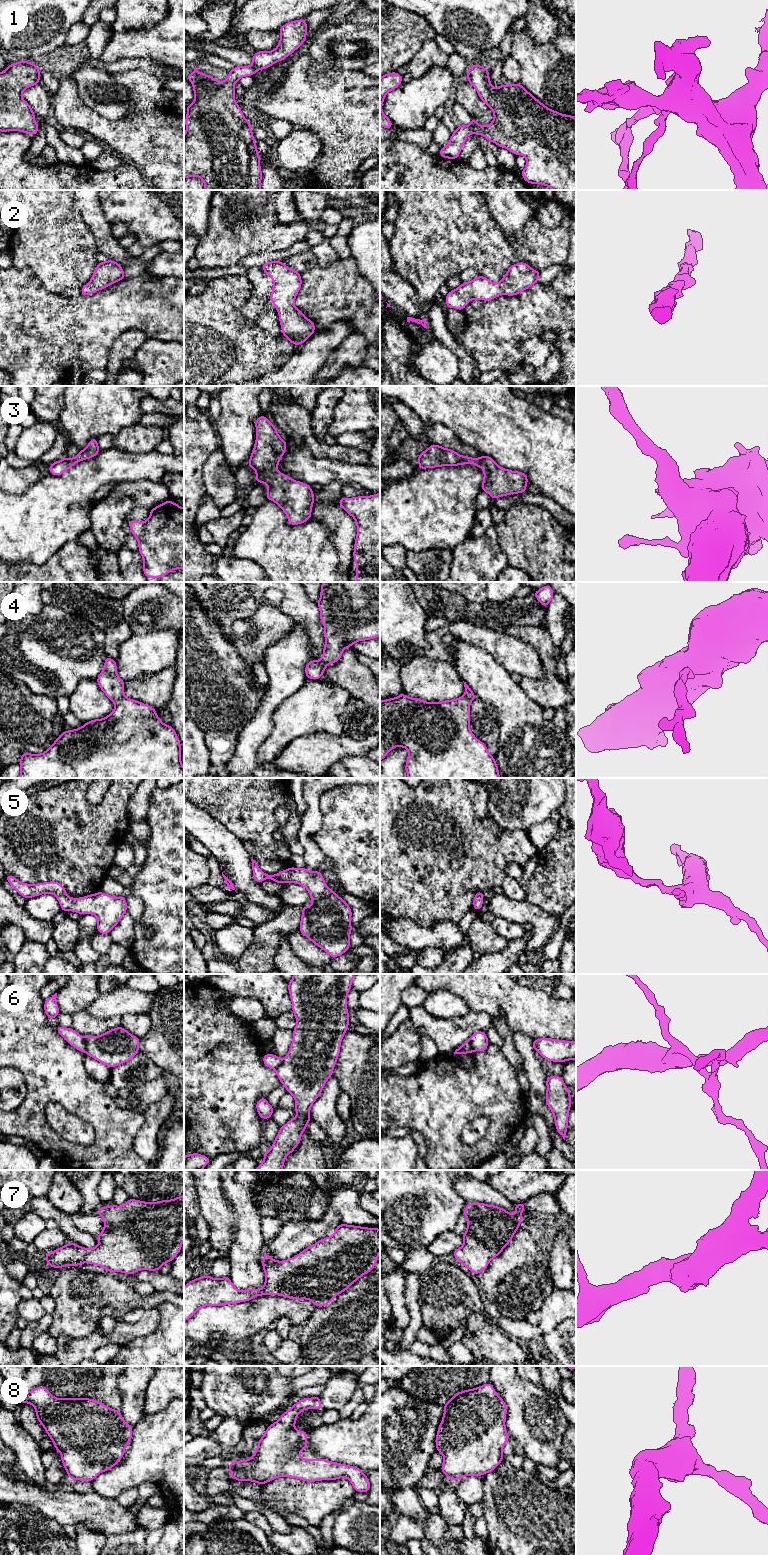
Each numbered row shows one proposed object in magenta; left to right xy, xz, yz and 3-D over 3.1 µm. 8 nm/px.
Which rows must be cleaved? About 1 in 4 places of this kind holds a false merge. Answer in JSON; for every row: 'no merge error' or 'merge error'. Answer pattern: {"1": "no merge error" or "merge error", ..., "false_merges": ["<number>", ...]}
{"1": "no merge error", "2": "no merge error", "3": "no merge error", "4": "no merge error", "5": "no merge error", "6": "merge error", "7": "no merge error", "8": "no merge error", "false_merges": ["6"]}

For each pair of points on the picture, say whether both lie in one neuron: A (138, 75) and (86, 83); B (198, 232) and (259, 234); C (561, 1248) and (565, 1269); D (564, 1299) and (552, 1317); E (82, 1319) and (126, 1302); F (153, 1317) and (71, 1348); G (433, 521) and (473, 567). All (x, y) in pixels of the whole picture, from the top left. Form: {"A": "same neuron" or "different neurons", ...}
{"A": "same neuron", "B": "different neurons", "C": "same neuron", "D": "same neuron", "E": "same neuron", "F": "same neuron", "G": "different neurons"}

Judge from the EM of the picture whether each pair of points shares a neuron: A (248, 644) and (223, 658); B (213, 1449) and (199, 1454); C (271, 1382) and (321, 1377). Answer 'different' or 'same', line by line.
A: different
B: same
C: different

